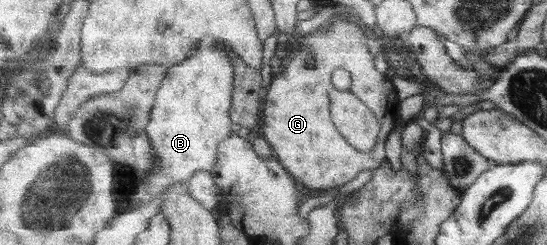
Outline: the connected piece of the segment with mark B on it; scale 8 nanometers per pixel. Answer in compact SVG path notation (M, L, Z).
M205 38L198 41L198 49L184 62L169 67L166 78L158 89L157 99L151 112L151 119L145 130L150 137L157 156L157 167L146 177L142 174L141 185L134 195L134 207L144 204L149 197L160 197L169 186L177 182L188 182L199 171L211 170L217 165L221 142L232 135L233 119L230 111L233 105L234 82L236 82L232 48L224 40Z

